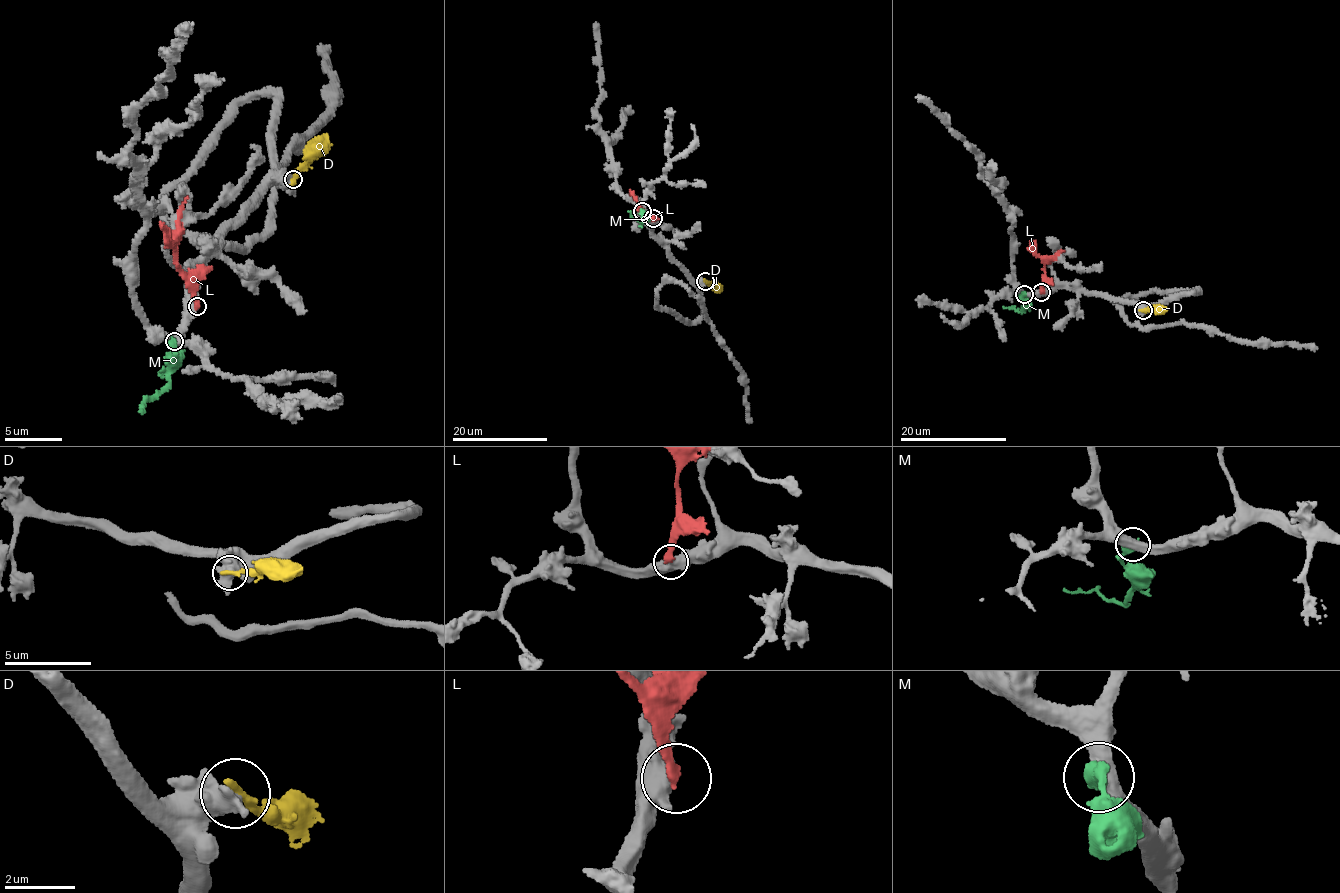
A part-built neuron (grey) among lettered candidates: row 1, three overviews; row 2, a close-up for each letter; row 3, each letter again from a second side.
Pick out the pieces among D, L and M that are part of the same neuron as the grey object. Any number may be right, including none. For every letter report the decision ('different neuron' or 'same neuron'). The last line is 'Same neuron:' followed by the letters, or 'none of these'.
D: different neuron
L: different neuron
M: different neuron
Same neuron: none of these

